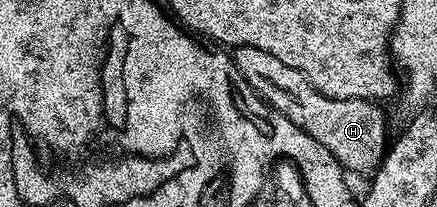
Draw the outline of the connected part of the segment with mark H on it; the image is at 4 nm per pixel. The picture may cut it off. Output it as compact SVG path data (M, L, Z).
M241 46L240 48L234 49L233 59L235 62L236 73L241 77L242 83L247 84L272 108L272 113L284 116L286 120L296 125L305 134L313 137L318 144L325 146L325 150L329 150L329 154L333 154L333 158L343 167L348 173L351 172L367 172L366 174L374 173L375 169L379 167L383 162L384 155L389 147L389 136L387 140L387 120L383 117L383 112L378 103L370 100L334 100L329 98L325 94L321 94L309 83L305 78L305 74L301 74L301 70L293 70L293 66L285 66L285 62L281 62L281 58L273 58L273 54L265 54L265 50L257 50L257 46Z

